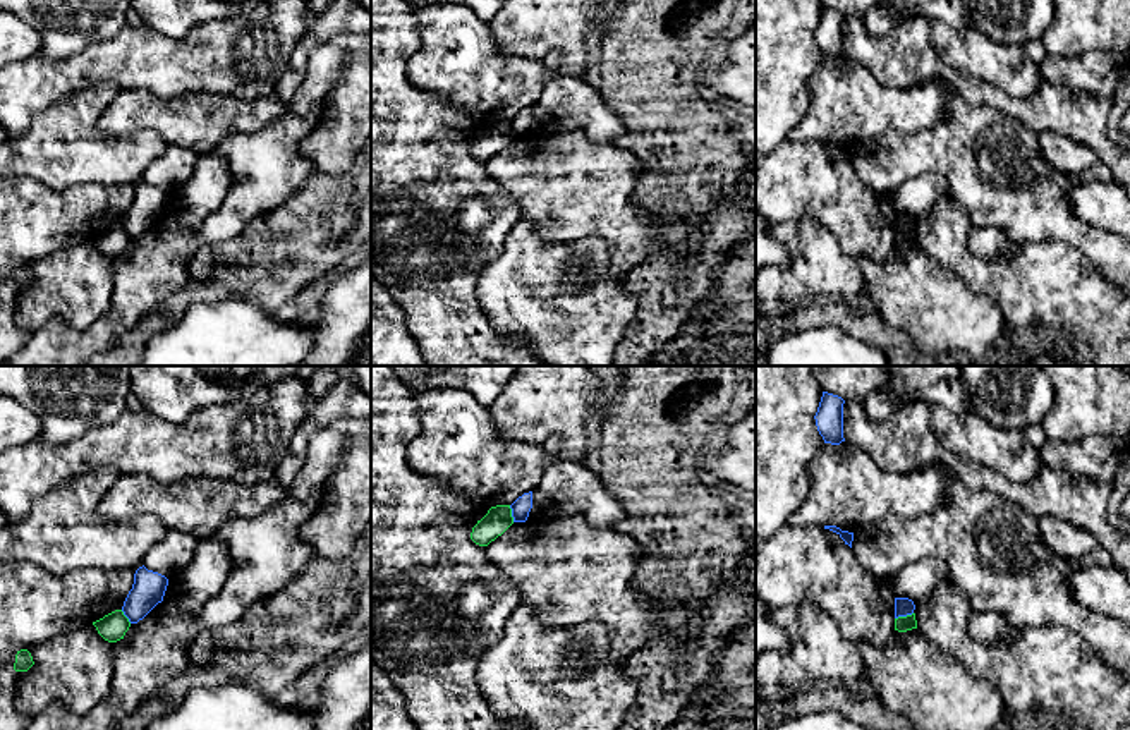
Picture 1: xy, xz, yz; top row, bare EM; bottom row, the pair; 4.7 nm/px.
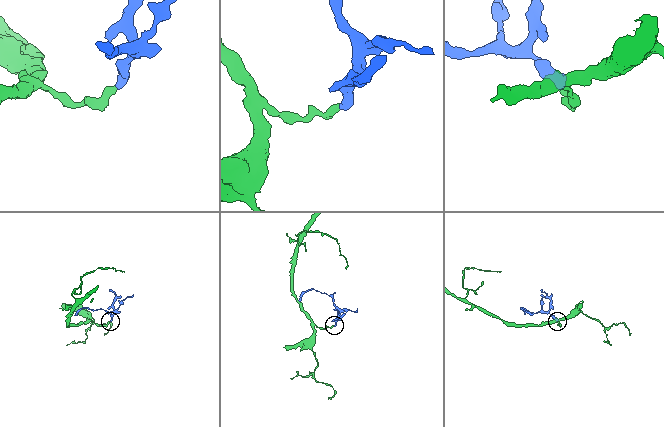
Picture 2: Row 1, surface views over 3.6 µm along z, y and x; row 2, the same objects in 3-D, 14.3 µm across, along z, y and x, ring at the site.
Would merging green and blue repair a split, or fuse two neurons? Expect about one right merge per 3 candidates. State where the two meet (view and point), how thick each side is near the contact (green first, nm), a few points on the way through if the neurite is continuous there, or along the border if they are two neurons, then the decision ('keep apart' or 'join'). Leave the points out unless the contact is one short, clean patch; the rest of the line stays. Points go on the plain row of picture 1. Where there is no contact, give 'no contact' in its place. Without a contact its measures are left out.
contact yz (904, 232); calibres 80 and 90 nm; border yz (912, 227), (895, 234); keep apart

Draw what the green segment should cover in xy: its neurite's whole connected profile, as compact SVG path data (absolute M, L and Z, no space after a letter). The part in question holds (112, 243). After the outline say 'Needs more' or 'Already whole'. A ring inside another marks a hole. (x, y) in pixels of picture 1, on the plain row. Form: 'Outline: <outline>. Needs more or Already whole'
Outline: M115 225L112 228L105 230L103 234L93 237L93 240L96 242L98 249L105 256L117 258L117 256L124 254L125 247L131 242L131 237L124 230L122 225Z. Already whole

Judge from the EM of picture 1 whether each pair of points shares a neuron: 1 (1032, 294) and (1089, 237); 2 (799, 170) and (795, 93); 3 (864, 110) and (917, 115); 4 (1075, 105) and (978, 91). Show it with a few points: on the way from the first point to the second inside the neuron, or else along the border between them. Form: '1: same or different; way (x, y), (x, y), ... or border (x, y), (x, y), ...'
1: different; border (1038, 241), (1063, 241), (1081, 249), (1105, 277)
2: different; border (789, 138), (773, 150)
3: same; way (878, 110), (904, 110)
4: same; way (1051, 107), (1010, 107), (1002, 102)

